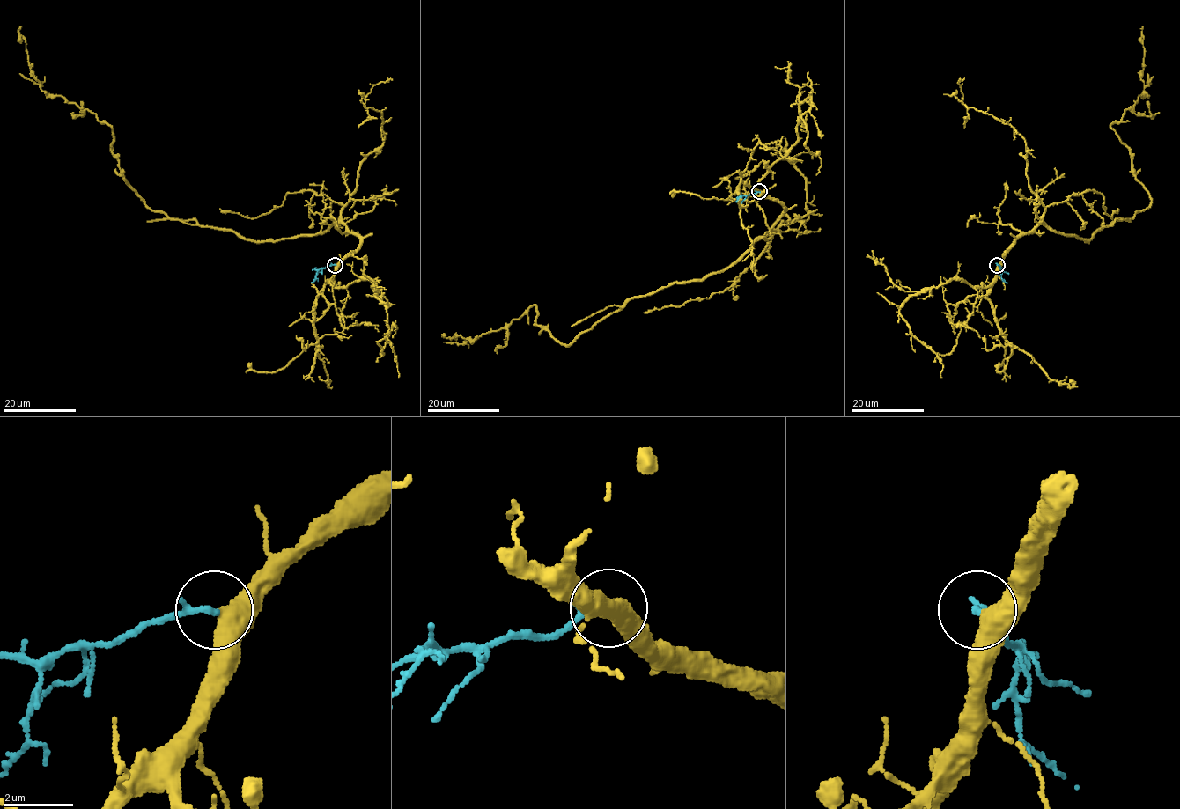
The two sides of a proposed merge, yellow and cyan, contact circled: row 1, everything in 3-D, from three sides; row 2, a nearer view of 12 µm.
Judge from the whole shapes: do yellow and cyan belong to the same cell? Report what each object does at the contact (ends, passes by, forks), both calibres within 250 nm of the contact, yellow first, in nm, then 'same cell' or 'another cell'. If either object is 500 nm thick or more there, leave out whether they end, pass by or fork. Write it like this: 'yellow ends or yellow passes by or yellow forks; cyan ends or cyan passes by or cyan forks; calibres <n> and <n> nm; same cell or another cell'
yellow passes by; cyan ends; calibres 440 and 200 nm; same cell

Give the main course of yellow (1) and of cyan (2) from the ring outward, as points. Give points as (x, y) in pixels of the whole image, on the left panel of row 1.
1: (335, 265), (360, 243), (340, 223), (251, 241), (152, 211), (123, 178), (111, 128), (41, 89), (20, 25)
2: (335, 265), (320, 268), (313, 283)

